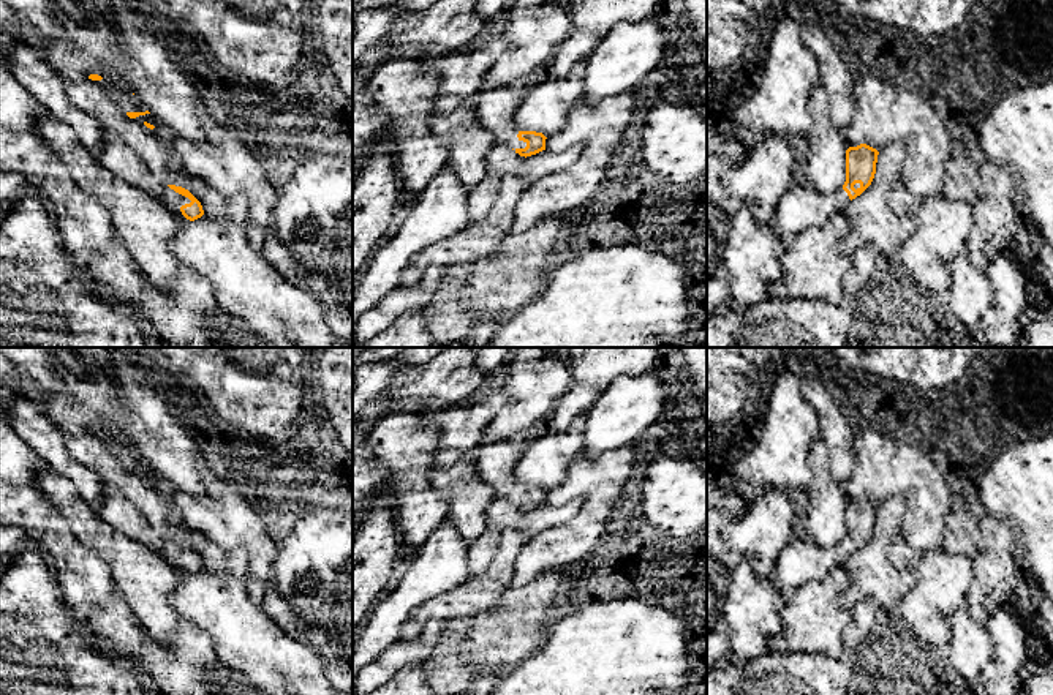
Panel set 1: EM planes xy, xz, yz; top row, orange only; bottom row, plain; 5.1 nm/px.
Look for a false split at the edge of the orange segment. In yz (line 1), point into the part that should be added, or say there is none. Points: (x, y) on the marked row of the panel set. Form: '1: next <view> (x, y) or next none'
1: next yz (802, 207)

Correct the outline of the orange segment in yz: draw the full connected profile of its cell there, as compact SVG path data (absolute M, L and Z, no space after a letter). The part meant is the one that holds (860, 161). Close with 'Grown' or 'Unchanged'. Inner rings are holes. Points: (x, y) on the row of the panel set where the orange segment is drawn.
M866 144L846 150L846 182L841 190L821 193L806 183L791 188L776 204L770 227L791 245L810 227L824 226L835 212L860 196L873 182L879 152Z. Grown

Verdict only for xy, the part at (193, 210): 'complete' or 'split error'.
split error

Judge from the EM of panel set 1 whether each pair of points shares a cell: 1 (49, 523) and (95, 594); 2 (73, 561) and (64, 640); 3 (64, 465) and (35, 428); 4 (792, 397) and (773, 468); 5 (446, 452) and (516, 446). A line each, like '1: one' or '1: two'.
1: one
2: two
3: one
4: one
5: two

